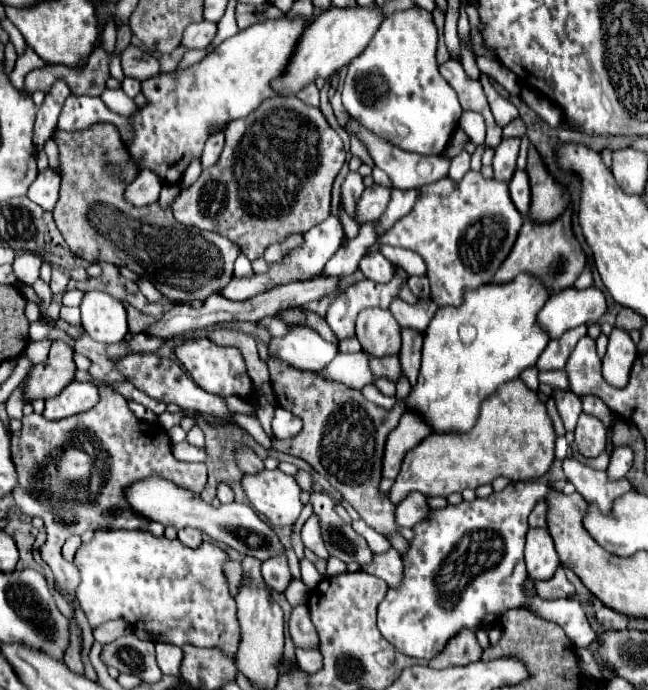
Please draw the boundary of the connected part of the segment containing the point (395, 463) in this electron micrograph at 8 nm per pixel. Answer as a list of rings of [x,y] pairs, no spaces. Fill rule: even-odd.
[[[404,413],[400,425],[388,435],[382,475],[388,479],[396,479],[396,475],[400,473],[400,461],[404,459],[404,453],[408,453],[408,449],[416,447],[420,441],[424,441],[424,437],[428,437],[430,433],[432,429],[428,429],[428,425],[424,425],[424,421],[416,417],[416,413]]]

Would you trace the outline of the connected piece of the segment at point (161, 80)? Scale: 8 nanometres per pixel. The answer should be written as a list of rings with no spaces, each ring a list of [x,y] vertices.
[[[280,17],[256,23],[226,39],[212,55],[186,71],[156,75],[142,83],[142,93],[150,103],[132,115],[134,141],[128,153],[138,169],[154,171],[162,181],[176,183],[192,157],[202,155],[208,127],[224,127],[234,119],[248,117],[268,97],[276,97],[272,81],[280,79],[294,55],[302,29],[312,21],[306,17]]]

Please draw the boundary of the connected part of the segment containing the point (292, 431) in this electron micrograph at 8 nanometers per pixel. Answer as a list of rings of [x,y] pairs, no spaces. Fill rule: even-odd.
[[[278,407],[274,411],[274,419],[272,419],[272,431],[276,435],[276,439],[290,439],[296,437],[296,433],[300,433],[302,429],[302,421],[300,417],[292,415],[290,411]]]

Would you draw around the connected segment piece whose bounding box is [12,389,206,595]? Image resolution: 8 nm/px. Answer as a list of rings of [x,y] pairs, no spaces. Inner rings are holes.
[[[100,389],[100,403],[80,415],[72,415],[60,421],[48,421],[46,417],[40,417],[36,413],[22,419],[22,429],[12,433],[12,459],[18,471],[18,487],[14,489],[14,501],[22,509],[22,513],[32,517],[42,517],[48,539],[40,547],[42,559],[50,565],[58,585],[74,595],[76,585],[80,583],[80,573],[74,563],[66,561],[62,557],[62,545],[68,537],[74,533],[84,533],[90,527],[96,529],[146,529],[148,521],[142,517],[136,517],[130,509],[130,505],[124,501],[124,491],[134,481],[146,479],[146,477],[164,477],[168,481],[174,481],[180,487],[192,489],[200,493],[206,485],[206,465],[204,463],[182,463],[174,459],[170,451],[170,439],[168,433],[160,425],[152,425],[146,421],[140,421],[130,409],[122,395],[114,393],[112,389]]]

